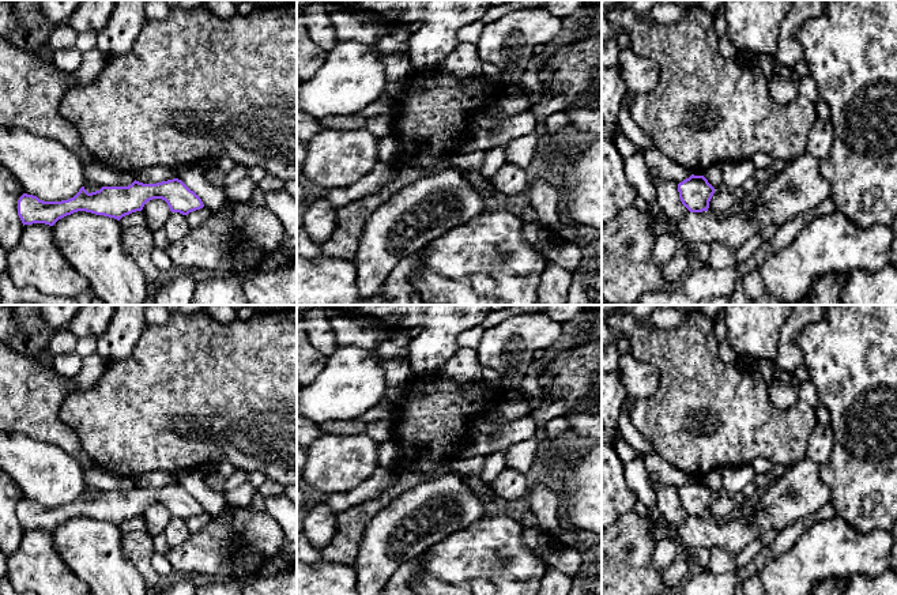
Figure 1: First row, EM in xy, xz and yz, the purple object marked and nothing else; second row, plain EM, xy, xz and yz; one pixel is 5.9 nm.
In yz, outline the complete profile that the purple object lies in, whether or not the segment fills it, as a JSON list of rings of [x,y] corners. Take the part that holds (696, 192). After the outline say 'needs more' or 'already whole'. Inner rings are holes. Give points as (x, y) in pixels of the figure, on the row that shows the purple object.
[[[691,174],[678,184],[679,199],[690,212],[708,211],[715,188],[704,176]]] | already whole

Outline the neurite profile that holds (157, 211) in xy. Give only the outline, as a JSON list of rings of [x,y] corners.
[[[152,199],[147,202],[142,211],[146,216],[146,227],[150,231],[162,229],[172,214],[167,203],[162,199]]]

